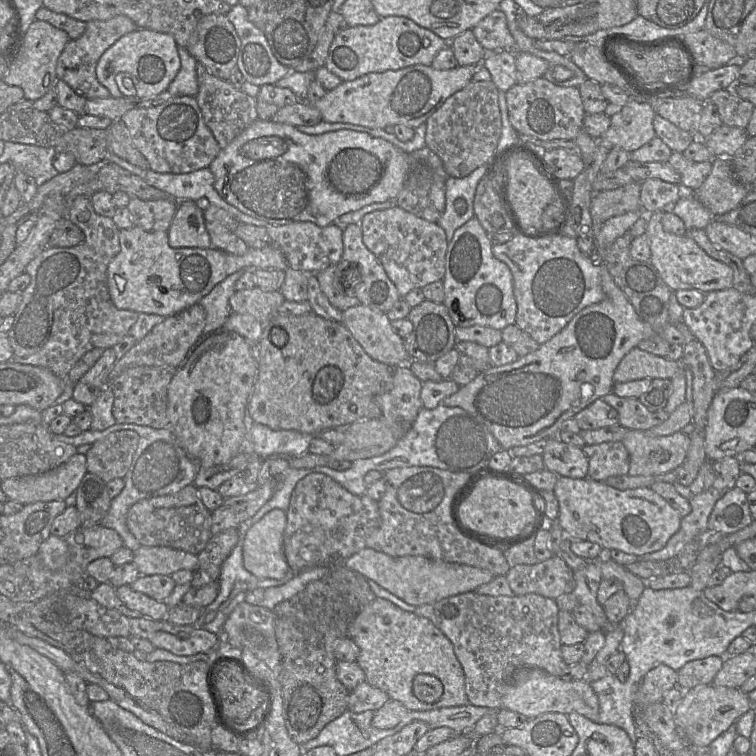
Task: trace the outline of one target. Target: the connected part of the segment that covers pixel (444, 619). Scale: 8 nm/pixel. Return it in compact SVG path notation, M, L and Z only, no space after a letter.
M466 592L417 606L415 614L429 619L452 642L455 655L465 675L465 691L469 703L492 709L502 707L503 687L520 668L539 668L551 675L562 677L568 665L562 658L558 630L558 608L554 599L538 594L522 596L489 596Z

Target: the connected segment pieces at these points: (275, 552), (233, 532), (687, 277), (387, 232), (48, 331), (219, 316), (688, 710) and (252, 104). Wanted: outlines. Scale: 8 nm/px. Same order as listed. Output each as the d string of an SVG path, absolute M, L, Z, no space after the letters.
M273 509L246 532L243 540L243 565L260 579L281 579L290 567L284 553L283 536L286 511Z
M229 528L214 535L205 548L197 555L198 565L194 569L191 587L198 588L217 581L223 562L239 541L237 528Z
M664 211L647 214L645 234L650 244L649 261L657 269L661 278L674 292L677 290L696 289L705 294L711 291L732 287L733 271L725 263L710 257L692 238L687 235L675 235L664 230L661 218Z
M395 206L365 214L360 226L363 243L379 259L401 298L413 289L421 289L432 282L442 281L448 240L444 229L437 223Z
M86 196L68 200L64 218L83 231L84 241L72 247L47 247L28 263L25 273L31 280L6 333L13 350L10 361L47 368L61 379L86 352L114 347L129 334L139 315L117 308L109 294L108 265L120 251L120 229L112 218L99 215Z
M242 269L229 275L199 301L205 310L204 335L224 326L232 313L230 298L236 292L236 282L247 270L251 269Z
M713 683L698 685L683 693L683 698L675 710L675 723L680 735L689 744L710 746L711 743L754 705L747 693L740 688L716 686Z
M196 63L198 92L195 99L203 119L221 149L232 142L247 126L258 120L255 98L236 89L229 80L211 75L203 64Z

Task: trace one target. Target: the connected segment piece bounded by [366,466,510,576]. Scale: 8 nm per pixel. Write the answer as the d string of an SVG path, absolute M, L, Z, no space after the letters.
M430 466L399 467L383 472L386 490L378 502L380 524L367 538L366 545L392 557L425 556L450 563L464 564L491 572L494 576L505 576L510 566L502 551L484 546L462 535L455 527L453 507L458 496L468 487L468 473L451 472Z

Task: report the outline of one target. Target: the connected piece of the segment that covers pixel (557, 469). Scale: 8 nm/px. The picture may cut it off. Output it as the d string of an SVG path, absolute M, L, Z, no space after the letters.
M549 438L542 453L545 469L575 479L586 478L588 459L581 448L566 444L560 439Z

